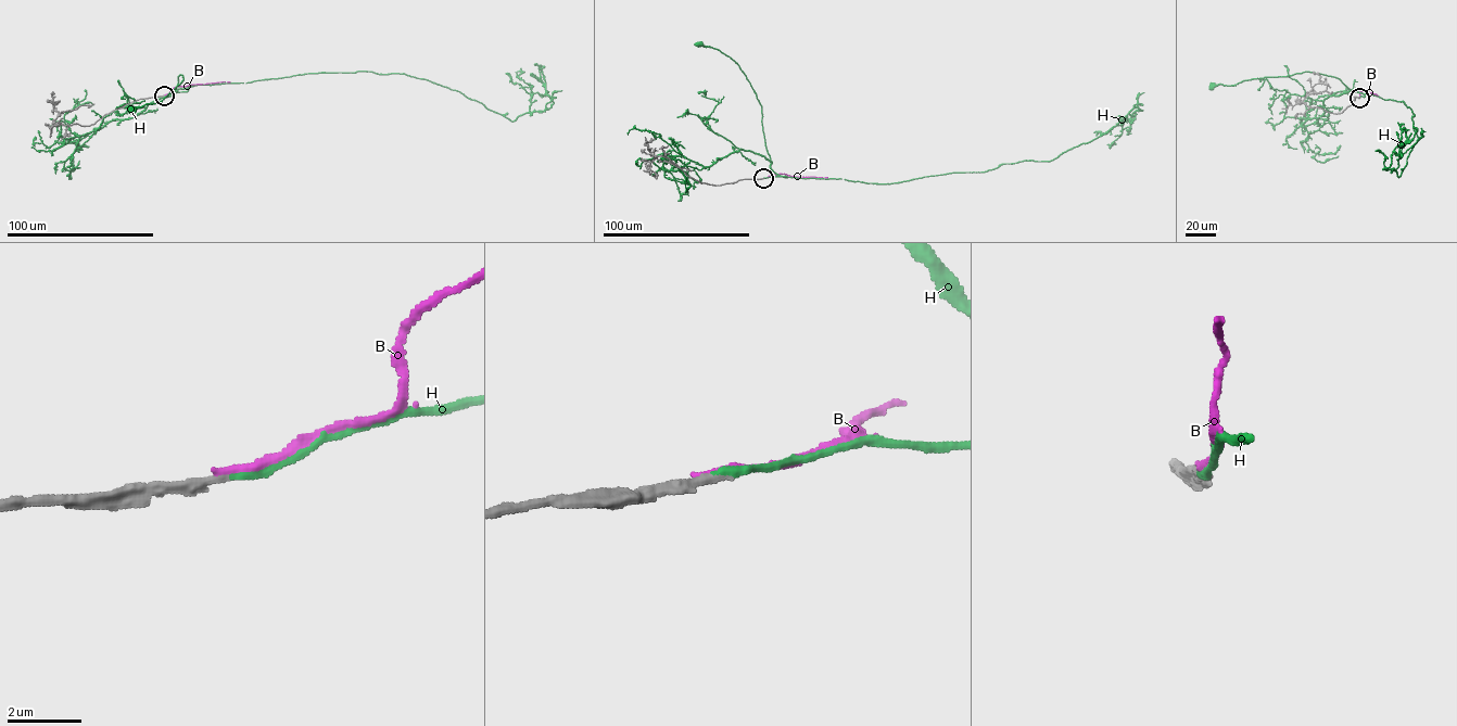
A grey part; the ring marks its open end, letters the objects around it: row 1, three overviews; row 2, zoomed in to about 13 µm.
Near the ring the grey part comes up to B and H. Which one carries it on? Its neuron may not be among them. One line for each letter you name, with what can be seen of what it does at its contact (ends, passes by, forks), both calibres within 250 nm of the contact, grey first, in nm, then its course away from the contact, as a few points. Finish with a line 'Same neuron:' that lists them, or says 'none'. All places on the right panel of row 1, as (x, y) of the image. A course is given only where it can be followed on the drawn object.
H: it ends there; 240 nm thick on the grey side, 240 nm on the other; it runs (1359, 98), (1365, 94), (1351, 91), (1337, 78), (1312, 72), (1211, 87)
Same neuron: H

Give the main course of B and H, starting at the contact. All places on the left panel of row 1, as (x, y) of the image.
B: (163, 96), (177, 86), (230, 81)
H: (163, 96), (187, 91), (175, 89), (178, 77), (182, 76), (180, 84), (161, 101), (132, 110)

